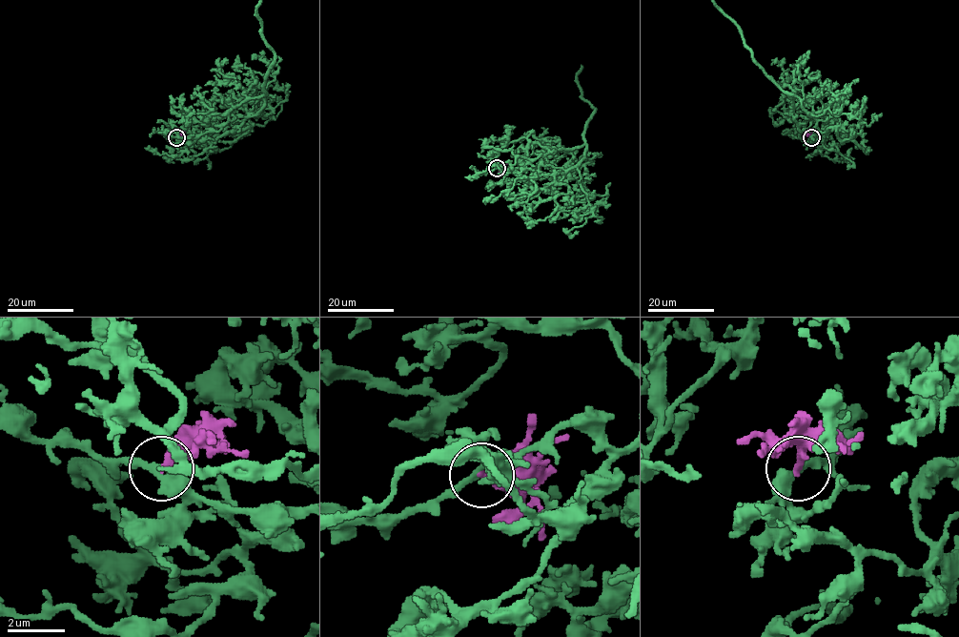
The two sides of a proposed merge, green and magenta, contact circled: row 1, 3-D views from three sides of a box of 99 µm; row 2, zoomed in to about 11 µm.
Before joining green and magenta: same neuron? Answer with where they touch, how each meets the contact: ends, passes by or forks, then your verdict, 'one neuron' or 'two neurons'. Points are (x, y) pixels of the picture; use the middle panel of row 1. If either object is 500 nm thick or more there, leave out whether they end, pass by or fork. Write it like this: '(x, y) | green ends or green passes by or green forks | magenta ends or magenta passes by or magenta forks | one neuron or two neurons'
(497, 168) | green passes by | magenta ends | one neuron

